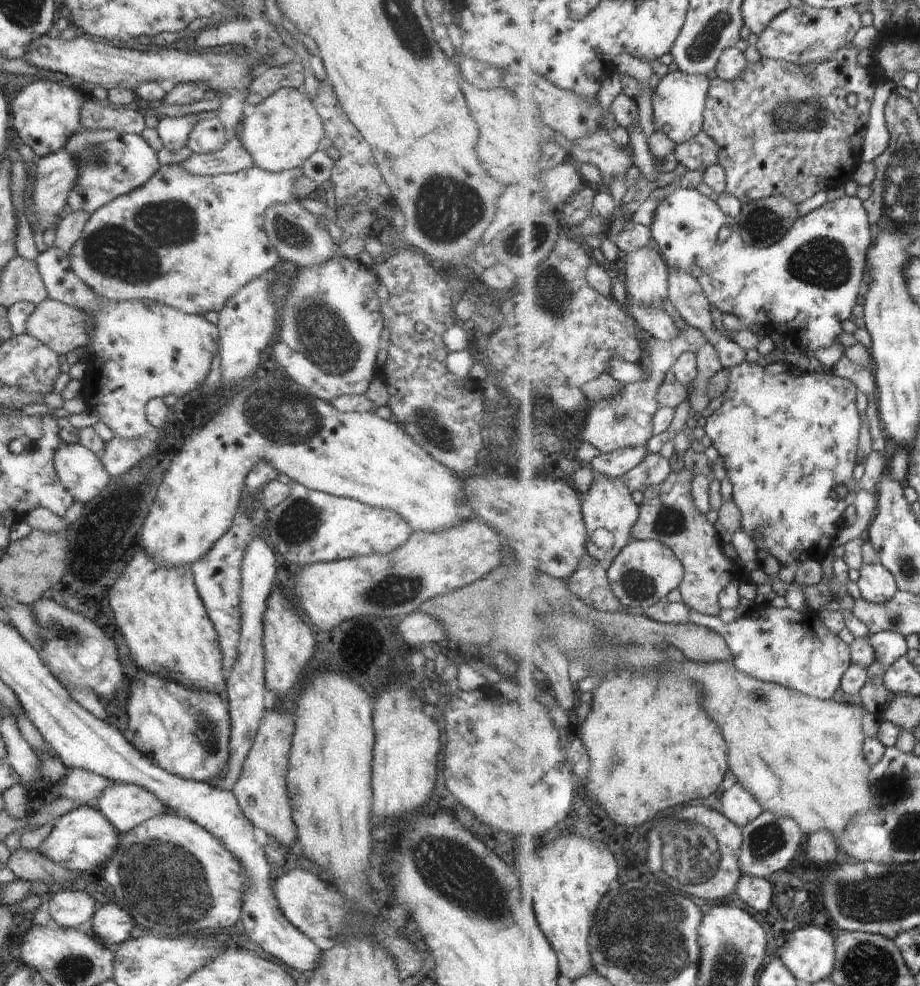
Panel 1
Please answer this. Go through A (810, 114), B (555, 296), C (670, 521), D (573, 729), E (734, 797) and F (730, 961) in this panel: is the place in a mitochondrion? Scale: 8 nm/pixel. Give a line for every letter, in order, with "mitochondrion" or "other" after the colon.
A: mitochondrion
B: mitochondrion
C: mitochondrion
D: other
E: other
F: mitochondrion

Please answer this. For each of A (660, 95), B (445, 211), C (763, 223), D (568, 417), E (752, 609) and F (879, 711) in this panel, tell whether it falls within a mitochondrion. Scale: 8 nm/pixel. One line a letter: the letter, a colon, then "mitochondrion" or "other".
A: other
B: mitochondrion
C: mitochondrion
D: other
E: other
F: other

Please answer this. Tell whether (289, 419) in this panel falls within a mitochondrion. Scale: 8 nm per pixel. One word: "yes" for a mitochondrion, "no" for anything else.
yes

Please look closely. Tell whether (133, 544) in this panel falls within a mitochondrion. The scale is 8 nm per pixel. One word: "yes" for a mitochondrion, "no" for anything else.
no

